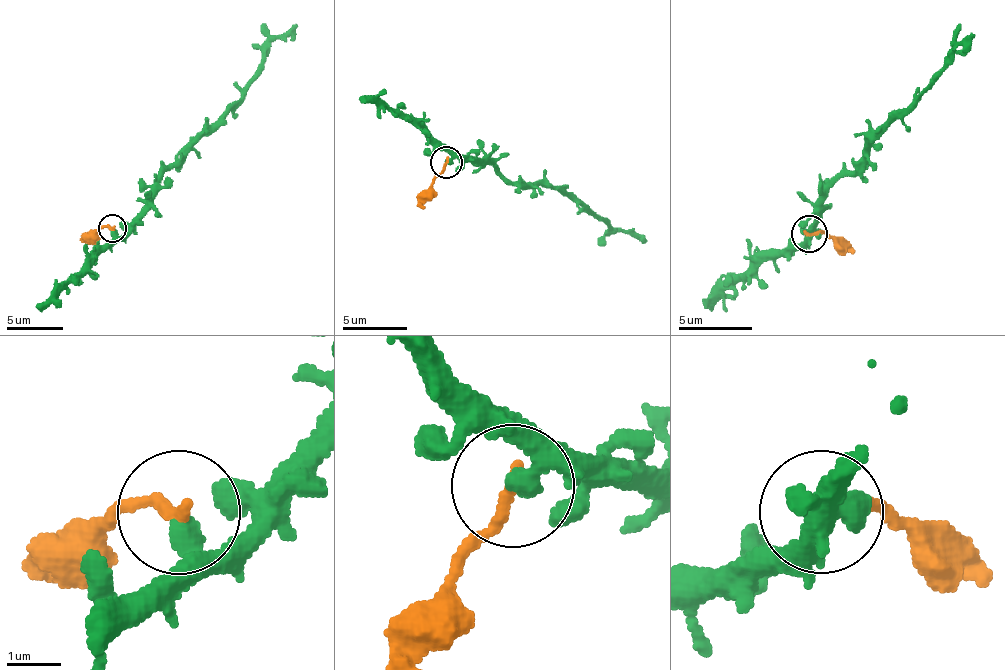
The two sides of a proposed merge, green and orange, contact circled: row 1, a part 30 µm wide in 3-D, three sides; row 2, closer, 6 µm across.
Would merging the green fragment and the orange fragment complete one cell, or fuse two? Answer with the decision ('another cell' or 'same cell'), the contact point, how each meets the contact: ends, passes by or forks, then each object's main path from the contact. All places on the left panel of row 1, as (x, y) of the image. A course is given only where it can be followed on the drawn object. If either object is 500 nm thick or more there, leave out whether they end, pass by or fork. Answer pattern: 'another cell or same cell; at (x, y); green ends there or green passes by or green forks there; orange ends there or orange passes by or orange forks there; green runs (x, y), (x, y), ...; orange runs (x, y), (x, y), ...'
another cell; at (112, 228); green ends there; orange ends there; green runs (113, 229), (122, 235), (174, 161), (218, 126), (246, 90), (263, 53), (276, 37), (290, 34), (298, 24); orange runs (113, 229), (103, 227), (86, 243)

